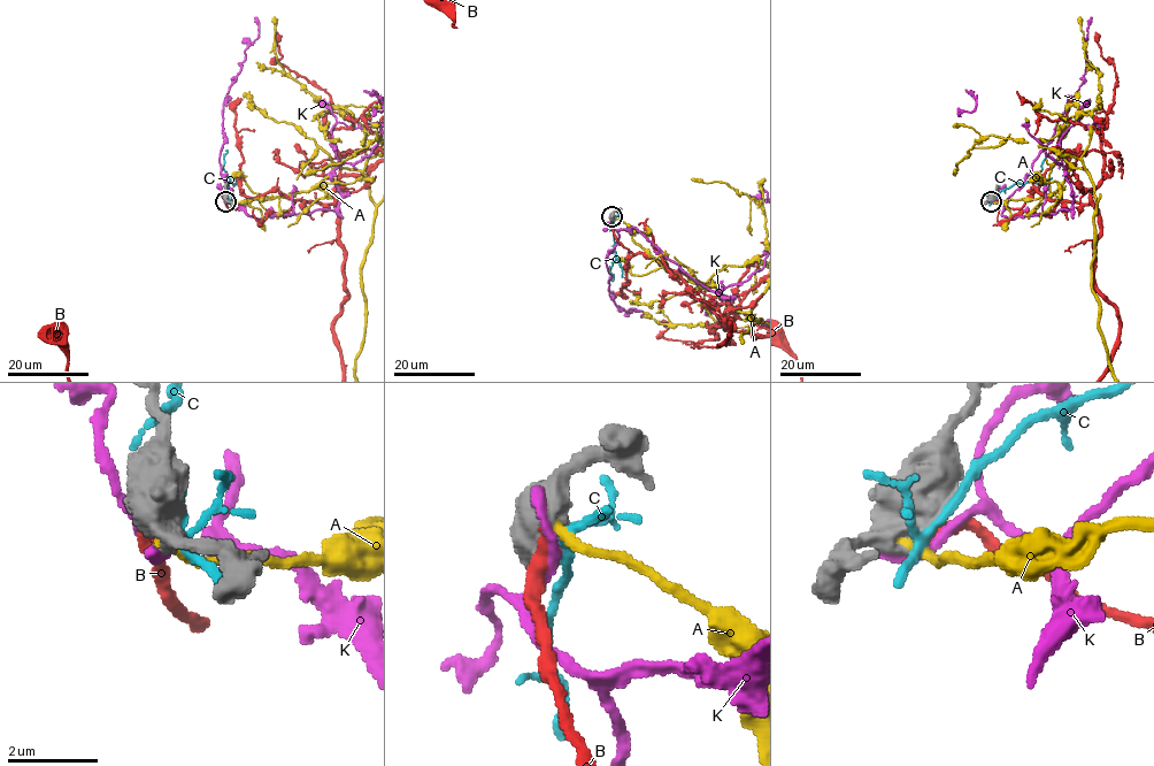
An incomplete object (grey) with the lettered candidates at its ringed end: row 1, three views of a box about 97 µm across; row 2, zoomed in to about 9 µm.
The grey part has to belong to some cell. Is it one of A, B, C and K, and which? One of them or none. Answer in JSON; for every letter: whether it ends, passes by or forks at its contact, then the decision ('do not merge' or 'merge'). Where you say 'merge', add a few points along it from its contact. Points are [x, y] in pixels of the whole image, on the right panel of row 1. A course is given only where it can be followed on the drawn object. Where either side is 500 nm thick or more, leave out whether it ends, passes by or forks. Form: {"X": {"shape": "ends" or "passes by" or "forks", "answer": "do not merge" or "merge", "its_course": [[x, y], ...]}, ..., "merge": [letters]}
{"A": {"shape": "ends", "answer": "do not merge"}, "B": {"answer": "merge"}, "C": {"answer": "do not merge"}, "K": {"shape": "ends", "answer": "do not merge"}, "merge": ["B"]}

